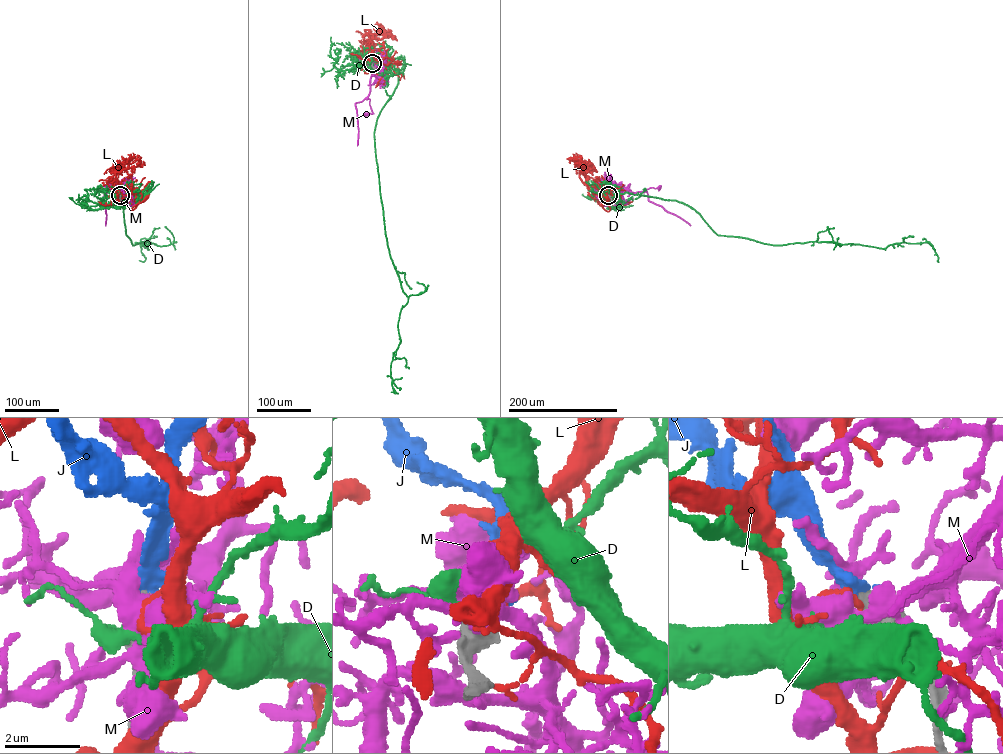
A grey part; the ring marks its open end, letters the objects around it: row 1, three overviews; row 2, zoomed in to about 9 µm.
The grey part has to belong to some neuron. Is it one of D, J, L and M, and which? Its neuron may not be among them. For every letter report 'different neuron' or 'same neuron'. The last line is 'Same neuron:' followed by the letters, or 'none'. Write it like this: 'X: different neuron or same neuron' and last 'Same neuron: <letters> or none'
D: different neuron
J: same neuron
L: different neuron
M: different neuron
Same neuron: J

